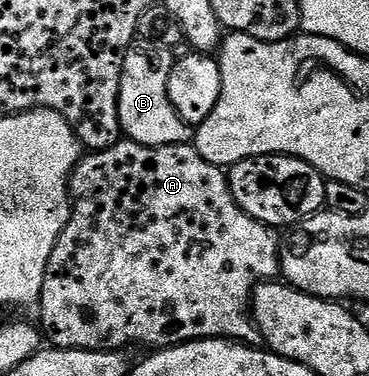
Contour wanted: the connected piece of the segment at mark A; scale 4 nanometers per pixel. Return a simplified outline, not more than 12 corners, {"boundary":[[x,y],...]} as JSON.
{"boundary":[[193,145],[83,154],[61,351],[266,347],[279,232]]}

